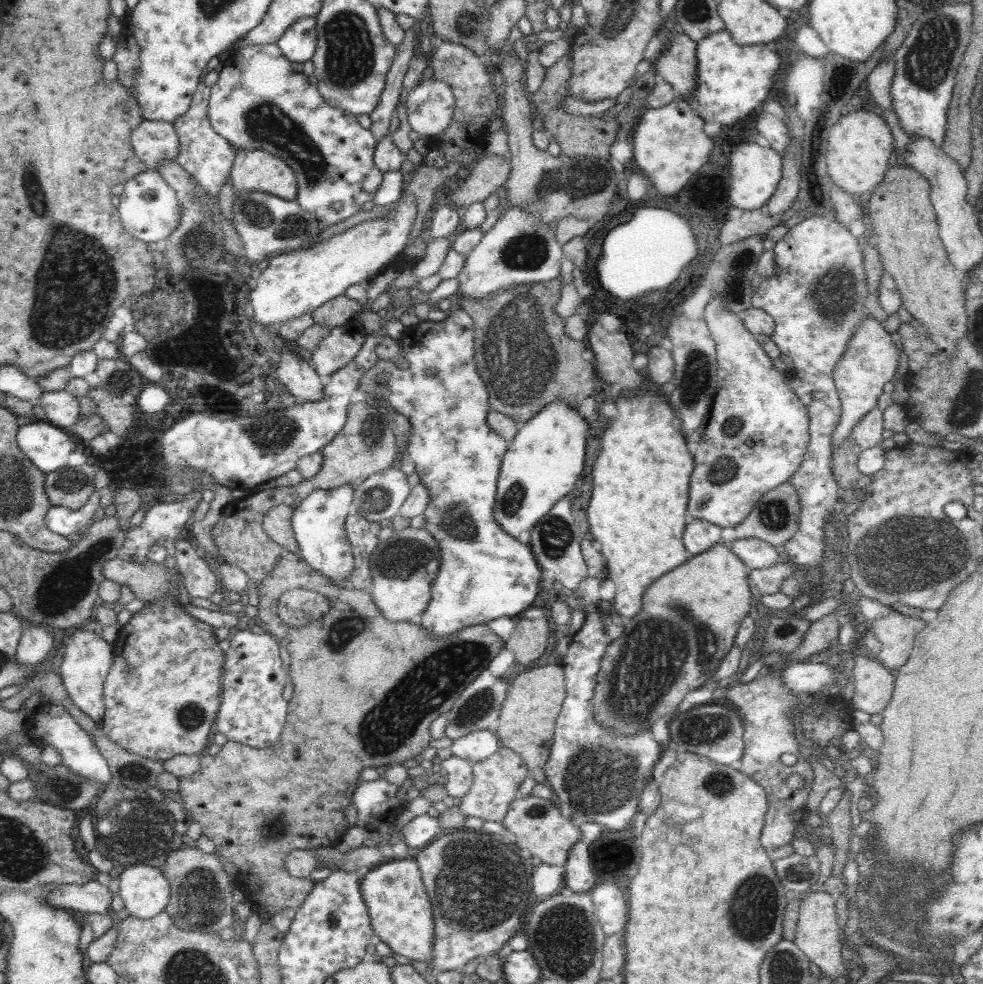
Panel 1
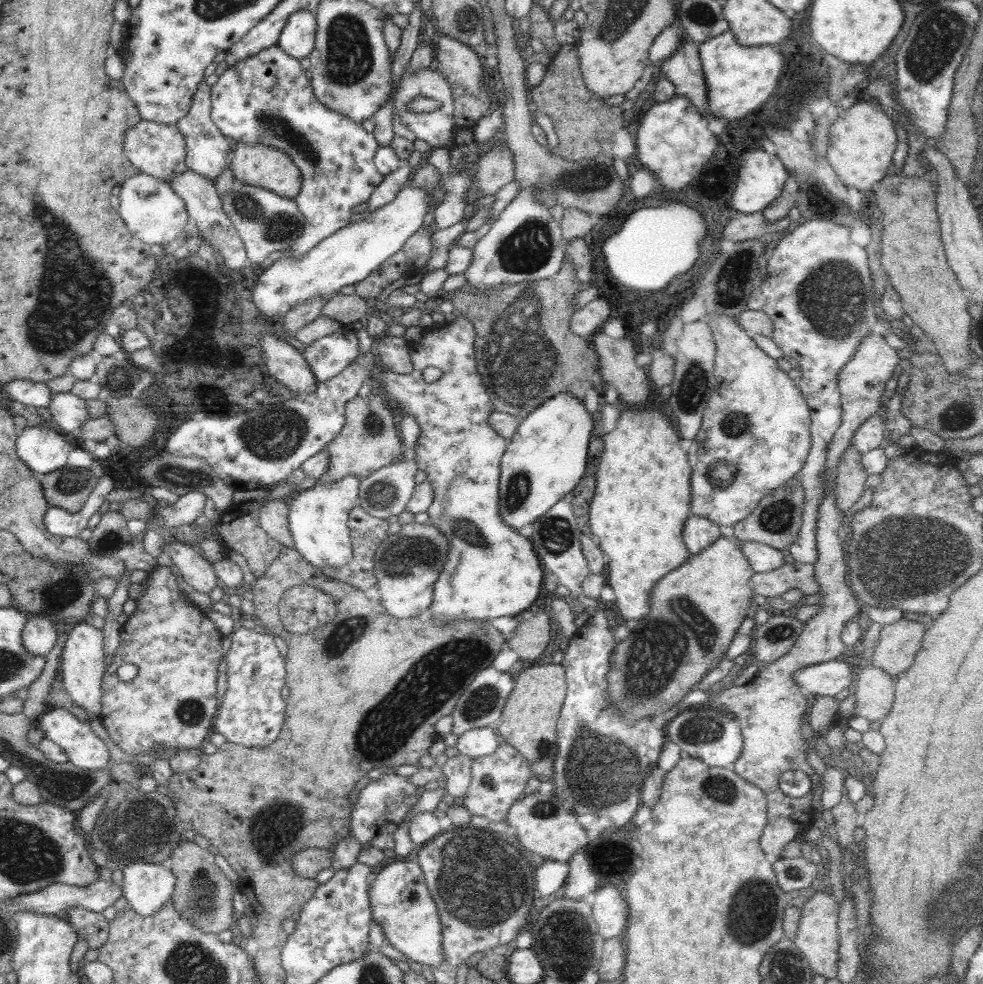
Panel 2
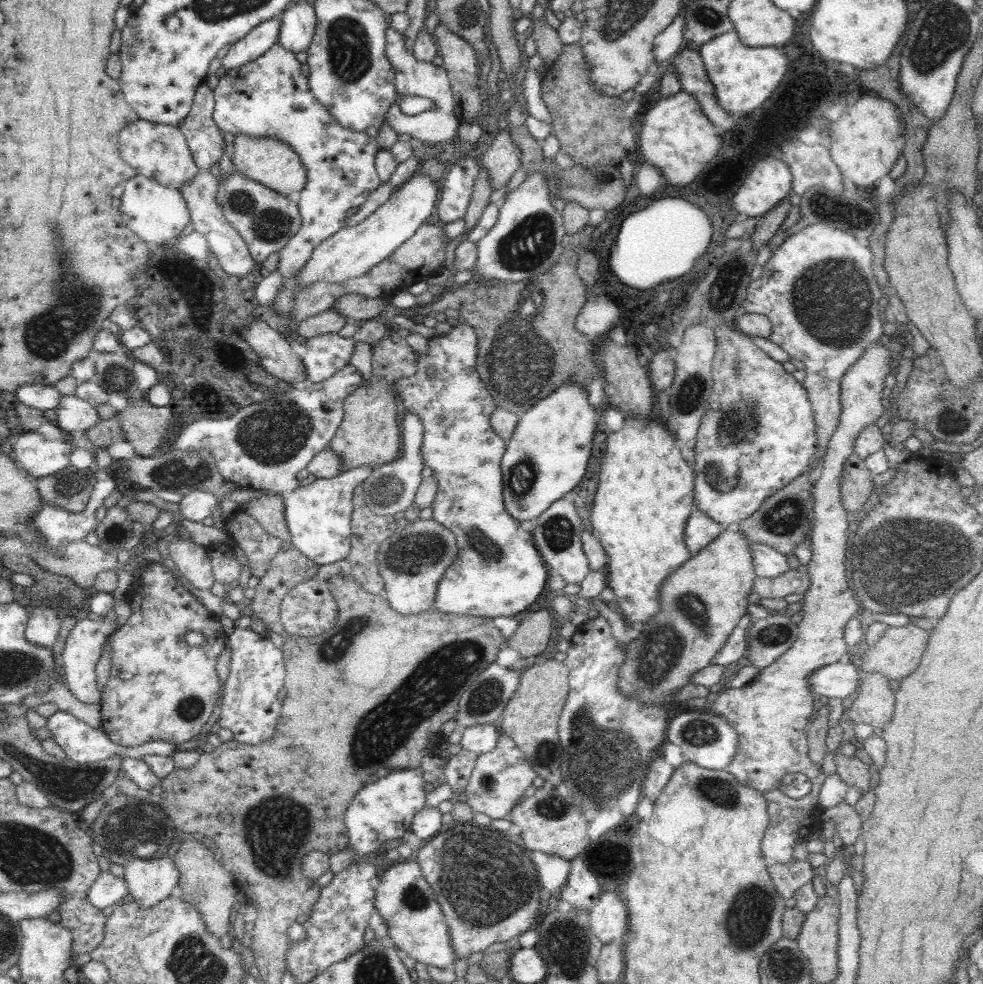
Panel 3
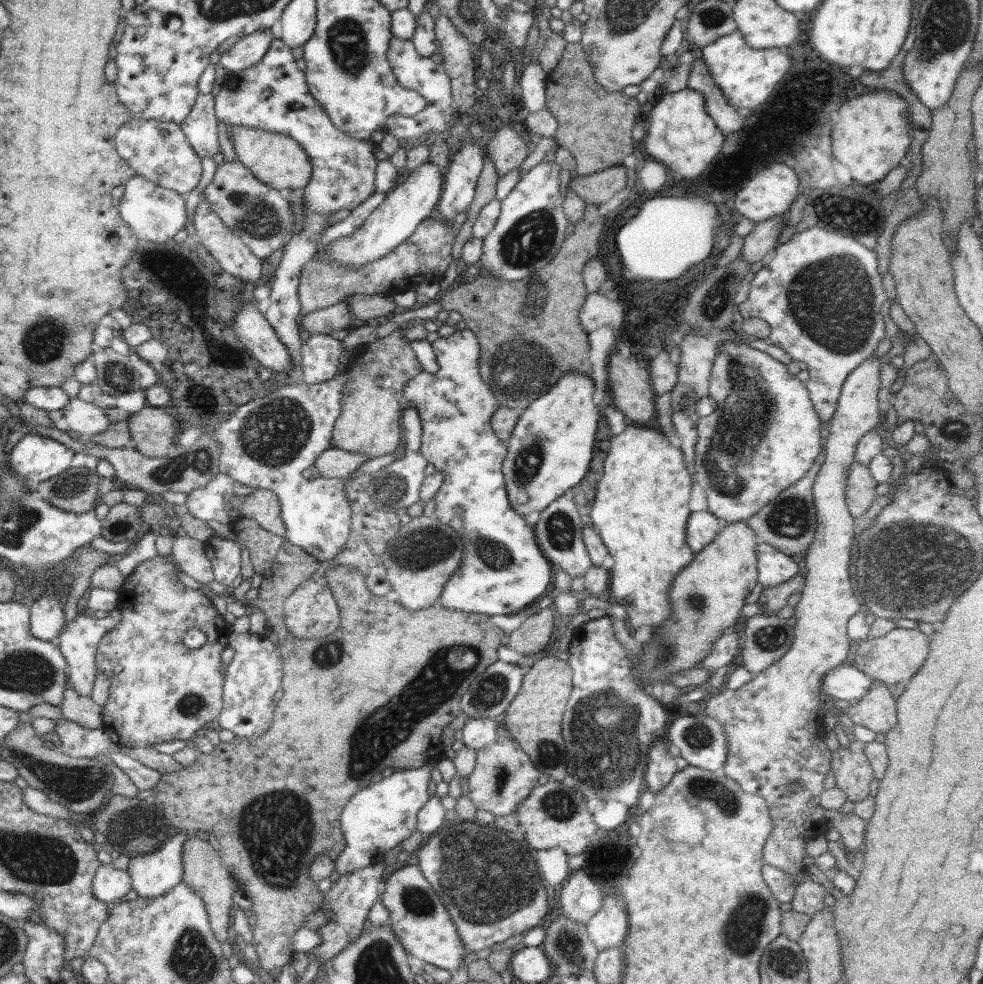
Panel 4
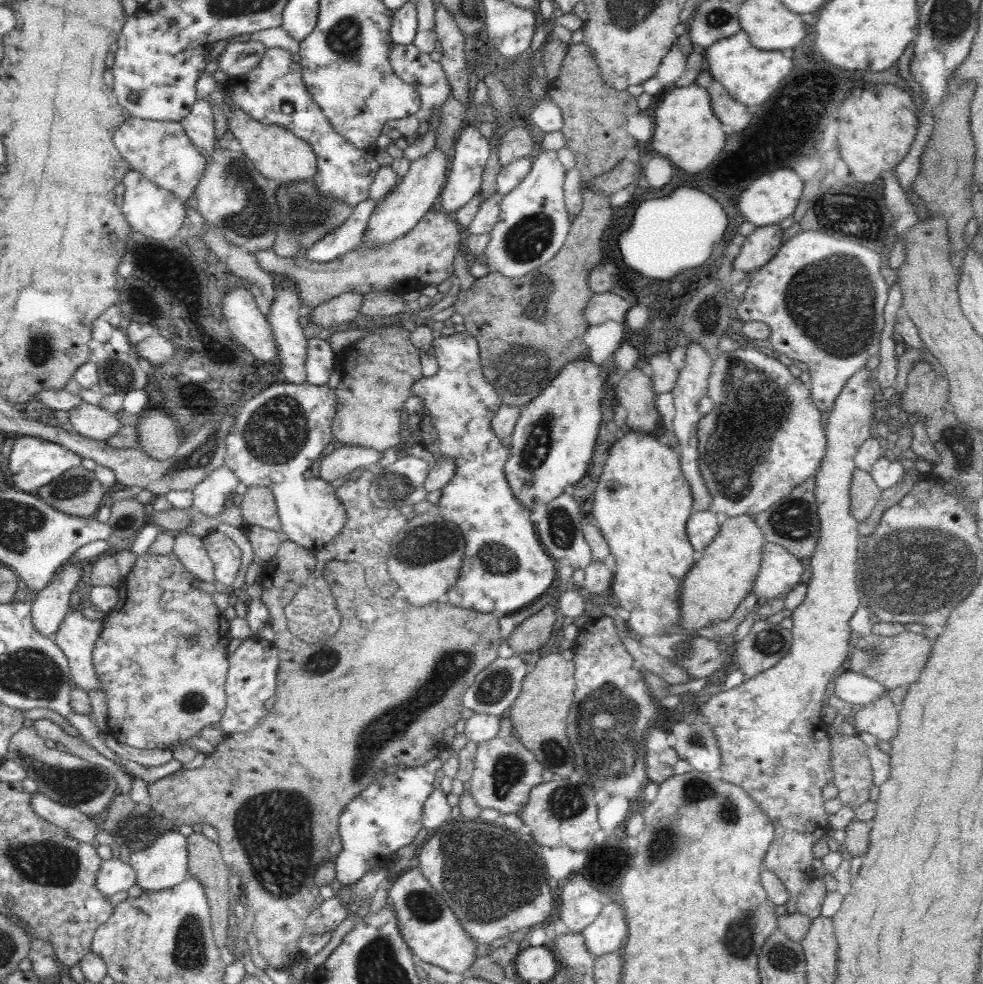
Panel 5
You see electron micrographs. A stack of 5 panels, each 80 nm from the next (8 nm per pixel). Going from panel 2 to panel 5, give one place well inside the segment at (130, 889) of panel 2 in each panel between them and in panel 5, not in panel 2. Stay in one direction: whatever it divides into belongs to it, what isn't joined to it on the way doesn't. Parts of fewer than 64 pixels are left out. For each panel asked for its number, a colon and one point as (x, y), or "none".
3: (149, 881)
4: (154, 874)
5: (164, 864)

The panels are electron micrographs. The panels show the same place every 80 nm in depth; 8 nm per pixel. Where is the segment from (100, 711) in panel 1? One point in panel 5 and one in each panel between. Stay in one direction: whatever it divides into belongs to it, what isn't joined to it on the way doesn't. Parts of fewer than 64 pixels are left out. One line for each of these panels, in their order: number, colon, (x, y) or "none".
2: (81, 670)
3: (84, 645)
4: (78, 643)
5: (77, 635)

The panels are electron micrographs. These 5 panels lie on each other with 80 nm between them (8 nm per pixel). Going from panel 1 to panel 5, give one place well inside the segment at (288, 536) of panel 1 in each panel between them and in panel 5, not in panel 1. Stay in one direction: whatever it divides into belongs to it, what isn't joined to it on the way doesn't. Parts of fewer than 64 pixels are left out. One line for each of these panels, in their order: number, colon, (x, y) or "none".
2: (273, 517)
3: (269, 510)
4: (261, 505)
5: (257, 505)

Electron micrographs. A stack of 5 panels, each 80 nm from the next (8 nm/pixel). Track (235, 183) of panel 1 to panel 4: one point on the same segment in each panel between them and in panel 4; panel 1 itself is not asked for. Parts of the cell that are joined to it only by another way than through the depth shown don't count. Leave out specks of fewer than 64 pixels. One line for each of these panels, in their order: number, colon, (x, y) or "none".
2: (257, 164)
3: (271, 162)
4: (277, 160)

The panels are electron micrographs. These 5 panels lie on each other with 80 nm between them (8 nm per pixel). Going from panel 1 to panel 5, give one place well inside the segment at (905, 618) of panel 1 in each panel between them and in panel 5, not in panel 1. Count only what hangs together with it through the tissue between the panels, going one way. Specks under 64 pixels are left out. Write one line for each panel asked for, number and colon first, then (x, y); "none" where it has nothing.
2: (899, 641)
3: (896, 655)
4: (893, 658)
5: (893, 661)

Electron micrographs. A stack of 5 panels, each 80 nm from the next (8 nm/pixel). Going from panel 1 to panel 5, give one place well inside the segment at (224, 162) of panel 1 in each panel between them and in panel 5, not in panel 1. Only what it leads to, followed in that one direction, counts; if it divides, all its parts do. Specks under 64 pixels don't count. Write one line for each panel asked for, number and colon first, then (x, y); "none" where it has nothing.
2: (208, 152)
3: (207, 143)
4: (200, 127)
5: (199, 124)

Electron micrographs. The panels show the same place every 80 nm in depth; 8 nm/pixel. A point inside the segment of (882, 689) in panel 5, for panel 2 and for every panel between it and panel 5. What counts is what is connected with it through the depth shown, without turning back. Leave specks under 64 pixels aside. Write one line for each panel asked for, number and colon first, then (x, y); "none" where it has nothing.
2: (827, 678)
3: (839, 680)
4: (846, 682)

